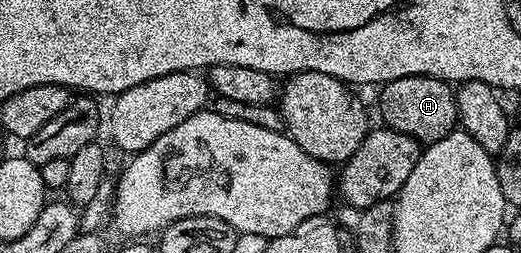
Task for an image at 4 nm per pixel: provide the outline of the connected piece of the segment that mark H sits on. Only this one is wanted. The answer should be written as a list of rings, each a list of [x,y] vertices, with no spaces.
[[[427,75],[397,78],[381,86],[378,107],[381,122],[396,132],[412,136],[424,145],[442,140],[458,123],[458,106],[451,84]]]

